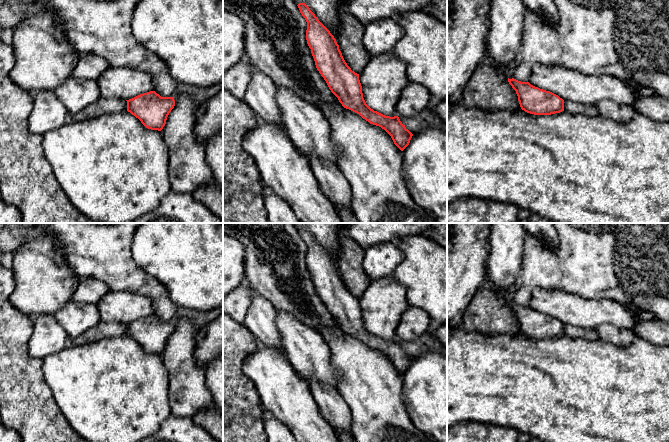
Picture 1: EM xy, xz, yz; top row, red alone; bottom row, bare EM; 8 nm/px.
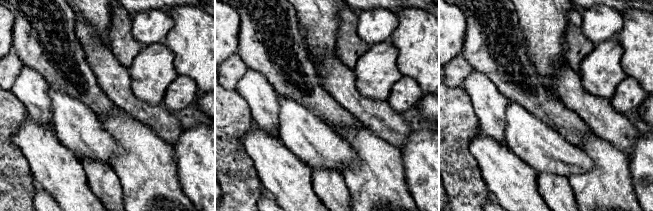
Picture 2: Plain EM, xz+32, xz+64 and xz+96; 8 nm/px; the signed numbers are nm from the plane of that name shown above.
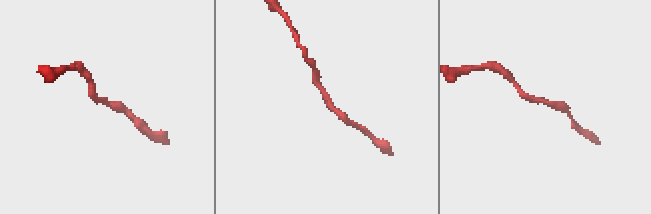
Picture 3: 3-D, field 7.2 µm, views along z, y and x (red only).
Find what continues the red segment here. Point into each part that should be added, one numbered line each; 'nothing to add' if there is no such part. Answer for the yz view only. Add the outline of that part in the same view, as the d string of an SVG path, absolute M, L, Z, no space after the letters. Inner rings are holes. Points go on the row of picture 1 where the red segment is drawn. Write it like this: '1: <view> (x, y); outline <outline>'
1: yz (571, 107); outline M564 100L564 111L571 114L581 114L590 117L600 116L596 105L585 105L567 100Z

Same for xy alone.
1: xy (101, 106); outline M100 97L75 115L68 116L68 121L84 121L104 114L118 113L127 110L127 101L116 98Z

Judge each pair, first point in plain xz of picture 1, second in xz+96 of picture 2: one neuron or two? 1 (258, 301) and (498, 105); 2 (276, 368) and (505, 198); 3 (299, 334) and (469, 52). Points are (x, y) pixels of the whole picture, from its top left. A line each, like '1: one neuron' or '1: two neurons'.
1: one neuron
2: one neuron
3: two neurons

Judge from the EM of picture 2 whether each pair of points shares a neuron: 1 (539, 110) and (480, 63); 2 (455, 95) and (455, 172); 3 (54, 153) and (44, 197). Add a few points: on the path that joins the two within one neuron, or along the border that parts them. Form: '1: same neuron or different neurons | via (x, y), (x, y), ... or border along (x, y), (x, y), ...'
1: same neuron | via (524, 95), (495, 71)
2: same neuron | via (455, 114), (455, 153)
3: different neurons | border along (36, 182), (55, 200)

